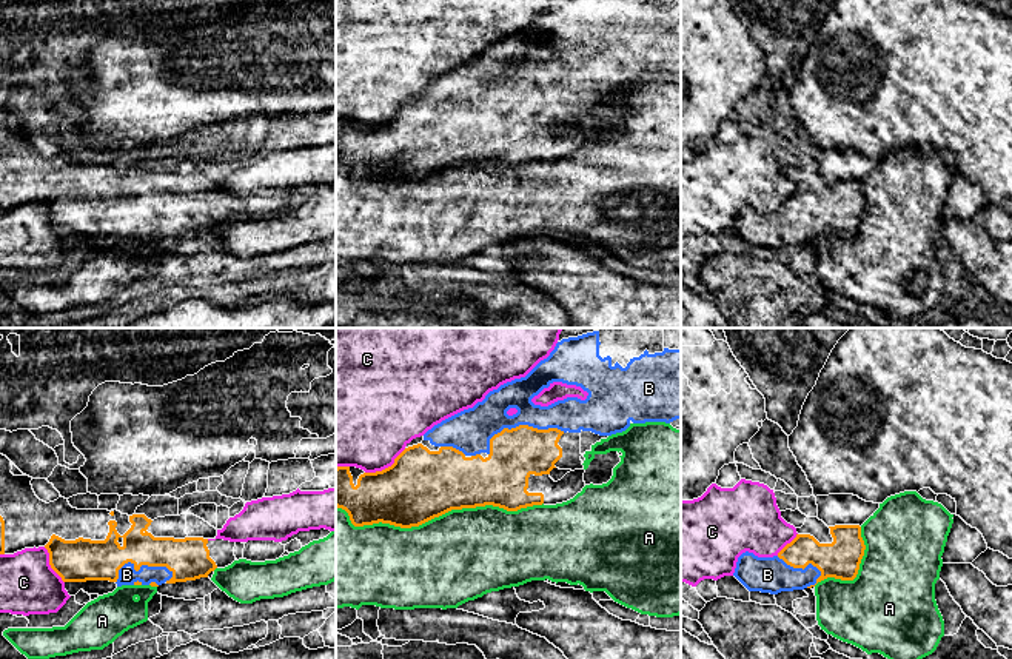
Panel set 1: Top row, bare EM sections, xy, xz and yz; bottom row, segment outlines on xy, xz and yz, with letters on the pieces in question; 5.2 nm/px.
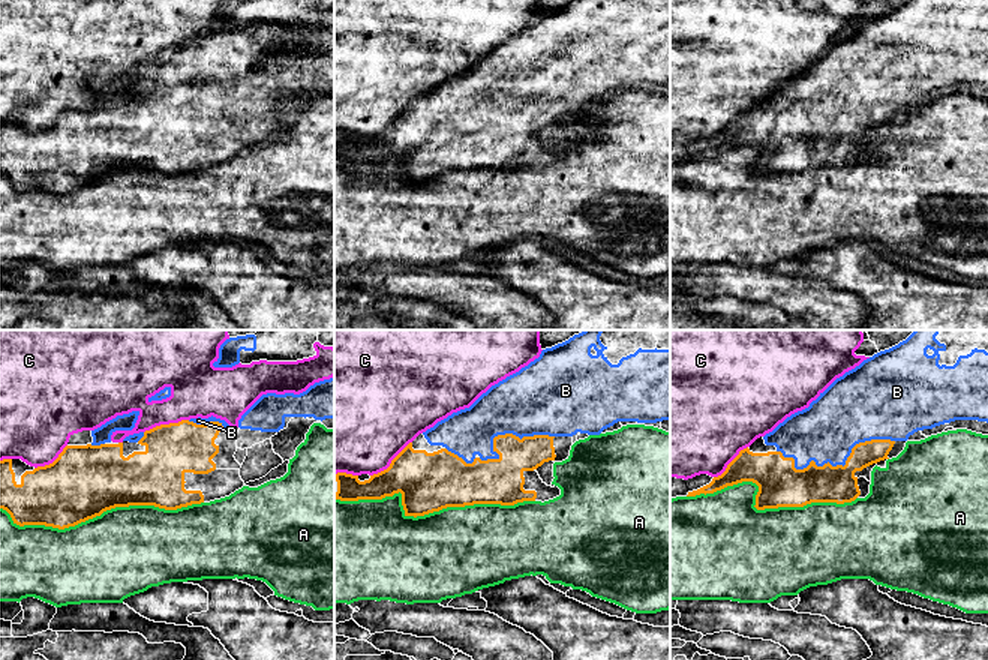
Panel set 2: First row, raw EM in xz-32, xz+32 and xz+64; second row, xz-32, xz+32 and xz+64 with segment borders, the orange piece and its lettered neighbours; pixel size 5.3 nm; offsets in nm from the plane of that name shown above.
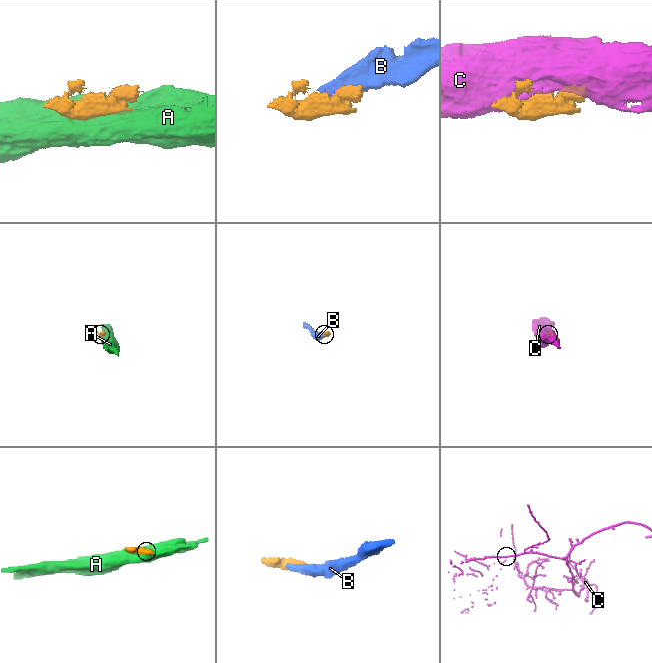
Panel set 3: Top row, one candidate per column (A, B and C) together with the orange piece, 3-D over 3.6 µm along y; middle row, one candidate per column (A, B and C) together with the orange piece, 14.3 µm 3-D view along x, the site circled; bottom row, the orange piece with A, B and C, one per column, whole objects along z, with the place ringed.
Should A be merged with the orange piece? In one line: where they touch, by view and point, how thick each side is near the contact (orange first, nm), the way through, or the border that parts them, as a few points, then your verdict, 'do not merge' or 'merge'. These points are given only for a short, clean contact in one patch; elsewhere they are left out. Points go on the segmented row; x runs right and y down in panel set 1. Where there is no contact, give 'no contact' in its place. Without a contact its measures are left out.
contact xz (436, 516); calibres 360 and 480 nm; do not merge

